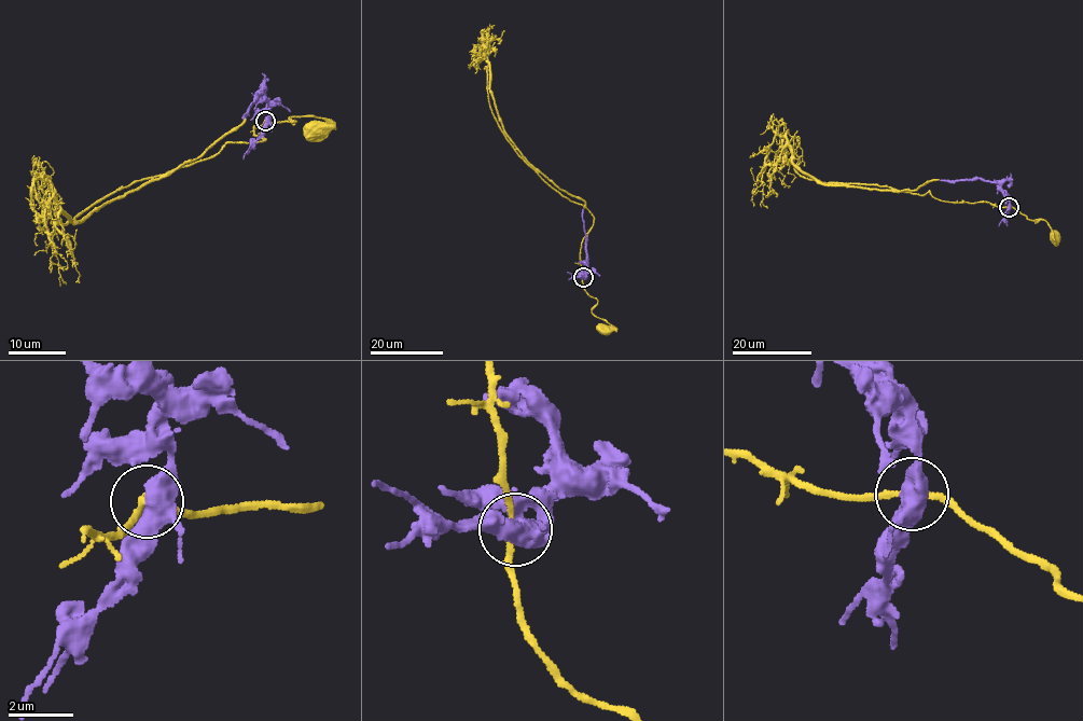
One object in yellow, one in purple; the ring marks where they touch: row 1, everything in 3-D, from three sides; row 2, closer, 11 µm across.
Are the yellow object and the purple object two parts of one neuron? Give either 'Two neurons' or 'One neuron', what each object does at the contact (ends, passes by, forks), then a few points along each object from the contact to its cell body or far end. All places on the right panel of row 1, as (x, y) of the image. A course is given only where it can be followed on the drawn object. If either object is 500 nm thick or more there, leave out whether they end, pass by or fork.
One neuron. Course of yellow: (1009, 207), (1029, 219), (1043, 219), (1054, 236). Course of purple: (1009, 207), (1009, 196), (998, 183), (972, 178), (940, 180)

